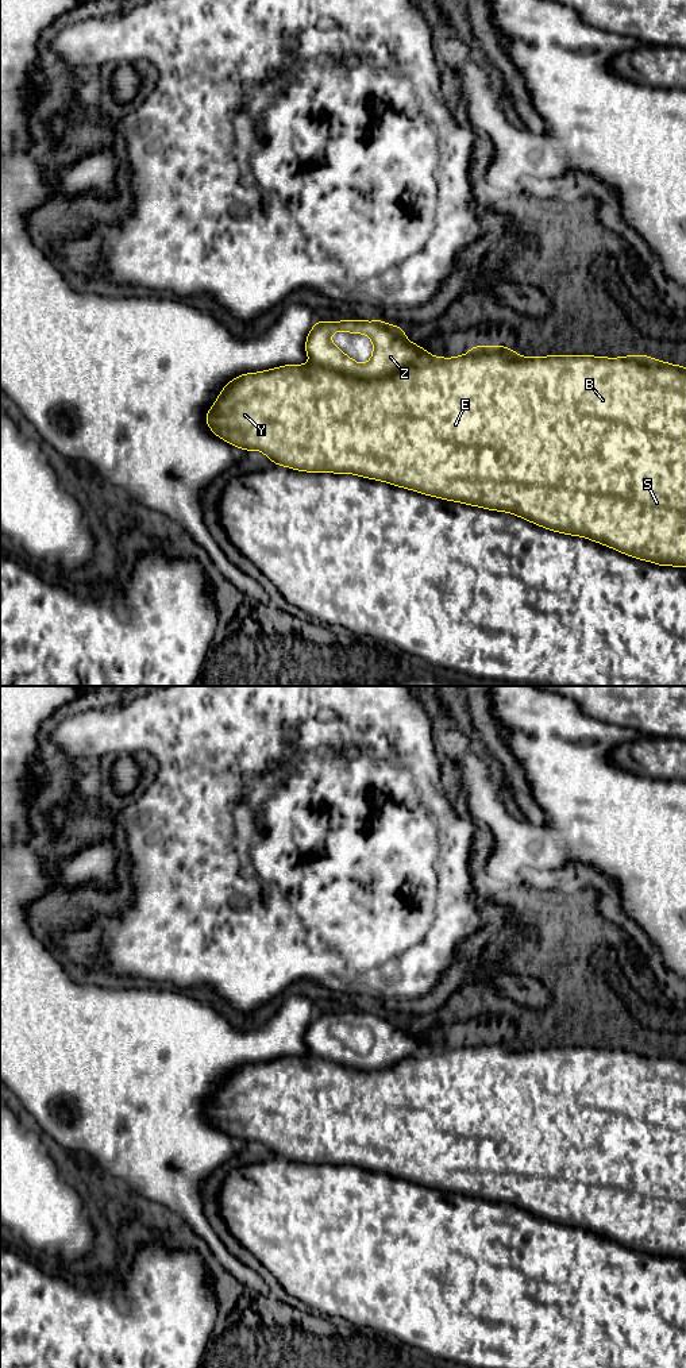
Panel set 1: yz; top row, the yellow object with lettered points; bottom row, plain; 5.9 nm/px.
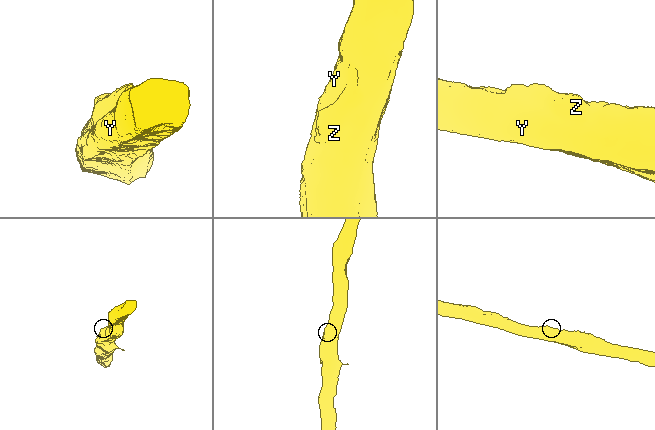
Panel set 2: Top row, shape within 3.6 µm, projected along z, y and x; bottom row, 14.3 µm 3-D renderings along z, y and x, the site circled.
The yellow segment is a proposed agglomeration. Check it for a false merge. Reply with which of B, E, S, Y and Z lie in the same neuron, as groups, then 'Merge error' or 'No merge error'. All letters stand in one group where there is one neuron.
Groups: B E S Y / Z. Merge error

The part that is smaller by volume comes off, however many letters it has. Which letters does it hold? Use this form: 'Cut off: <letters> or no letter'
Cut off: Z

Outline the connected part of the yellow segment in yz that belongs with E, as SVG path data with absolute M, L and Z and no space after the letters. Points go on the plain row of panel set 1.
M473 1037L465 1047L454 1049L433 1048L425 1043L424 1048L382 1070L361 1071L351 1067L344 1067L327 1060L319 1055L309 1053L307 1056L285 1056L258 1064L246 1064L231 1071L219 1084L215 1095L209 1099L205 1114L211 1122L231 1137L239 1138L244 1142L257 1141L263 1144L277 1157L285 1157L297 1163L308 1164L335 1164L335 1165L355 1165L362 1169L382 1172L400 1178L402 1180L415 1182L420 1186L438 1188L440 1191L448 1191L462 1194L465 1196L473 1196L485 1199L489 1202L506 1203L519 1207L527 1213L531 1213L546 1221L560 1224L563 1226L581 1228L602 1237L614 1240L616 1242L628 1248L652 1253L658 1257L674 1257L686 1259L686 1059L679 1056L671 1056L668 1053L656 1052L648 1047L627 1047L620 1049L593 1048L593 1047L548 1047L527 1049L514 1044L510 1038L504 1037Z

